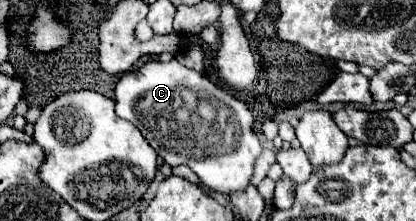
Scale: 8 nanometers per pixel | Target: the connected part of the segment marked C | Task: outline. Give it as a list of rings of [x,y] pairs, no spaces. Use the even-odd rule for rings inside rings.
[[[173,58],[171,62],[147,62],[143,68],[123,74],[115,86],[115,112],[117,116],[135,124],[145,140],[153,146],[153,150],[169,166],[187,164],[207,188],[231,196],[245,192],[245,188],[249,186],[255,160],[263,150],[253,130],[253,114],[241,100],[217,88],[213,82],[207,80],[205,74],[185,68],[177,58]],[[207,108],[217,108],[213,120],[207,120]]]

